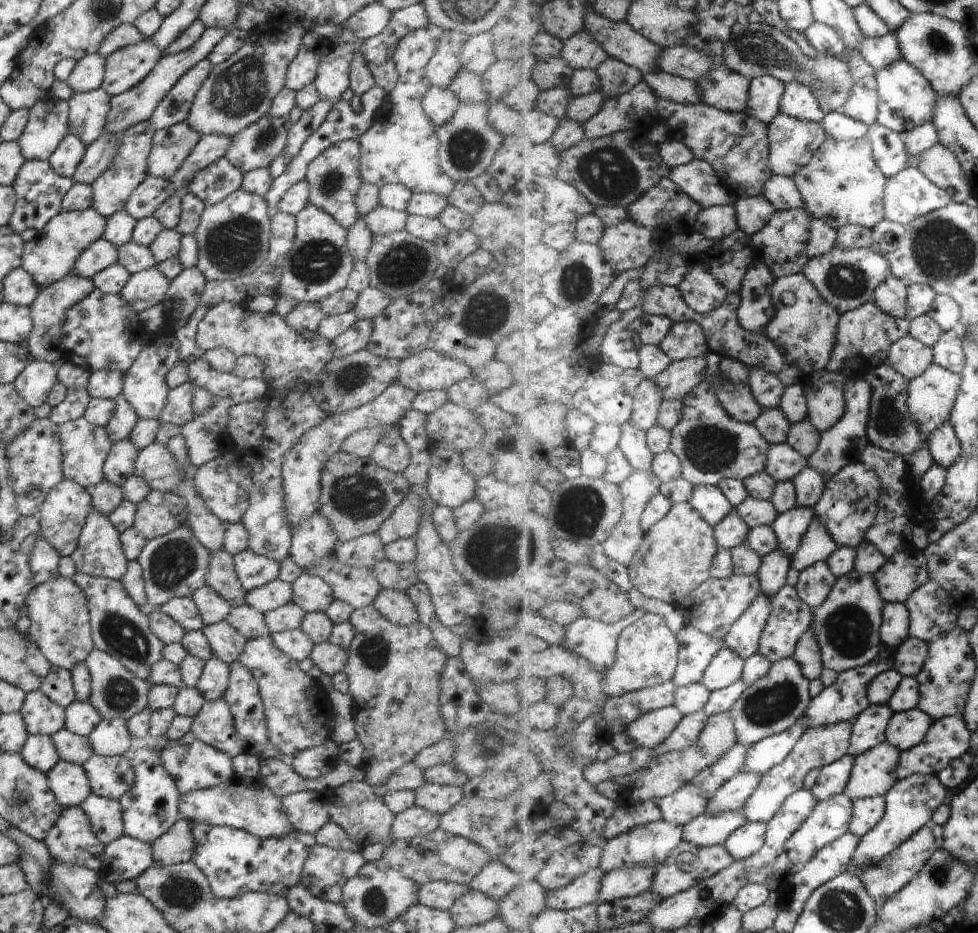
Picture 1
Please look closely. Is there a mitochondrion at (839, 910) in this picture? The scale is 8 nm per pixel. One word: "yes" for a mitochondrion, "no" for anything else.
yes

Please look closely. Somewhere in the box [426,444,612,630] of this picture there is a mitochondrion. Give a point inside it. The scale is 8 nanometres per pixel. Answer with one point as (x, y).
(497, 551)

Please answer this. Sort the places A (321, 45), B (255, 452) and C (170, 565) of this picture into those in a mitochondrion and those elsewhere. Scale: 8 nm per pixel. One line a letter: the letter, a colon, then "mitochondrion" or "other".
A: other
B: other
C: mitochondrion

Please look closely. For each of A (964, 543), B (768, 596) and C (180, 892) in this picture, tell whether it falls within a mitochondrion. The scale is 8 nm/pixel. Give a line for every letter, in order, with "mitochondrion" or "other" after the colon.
A: mitochondrion
B: other
C: mitochondrion

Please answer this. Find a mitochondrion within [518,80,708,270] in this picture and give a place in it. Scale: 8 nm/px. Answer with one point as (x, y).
(607, 173)

